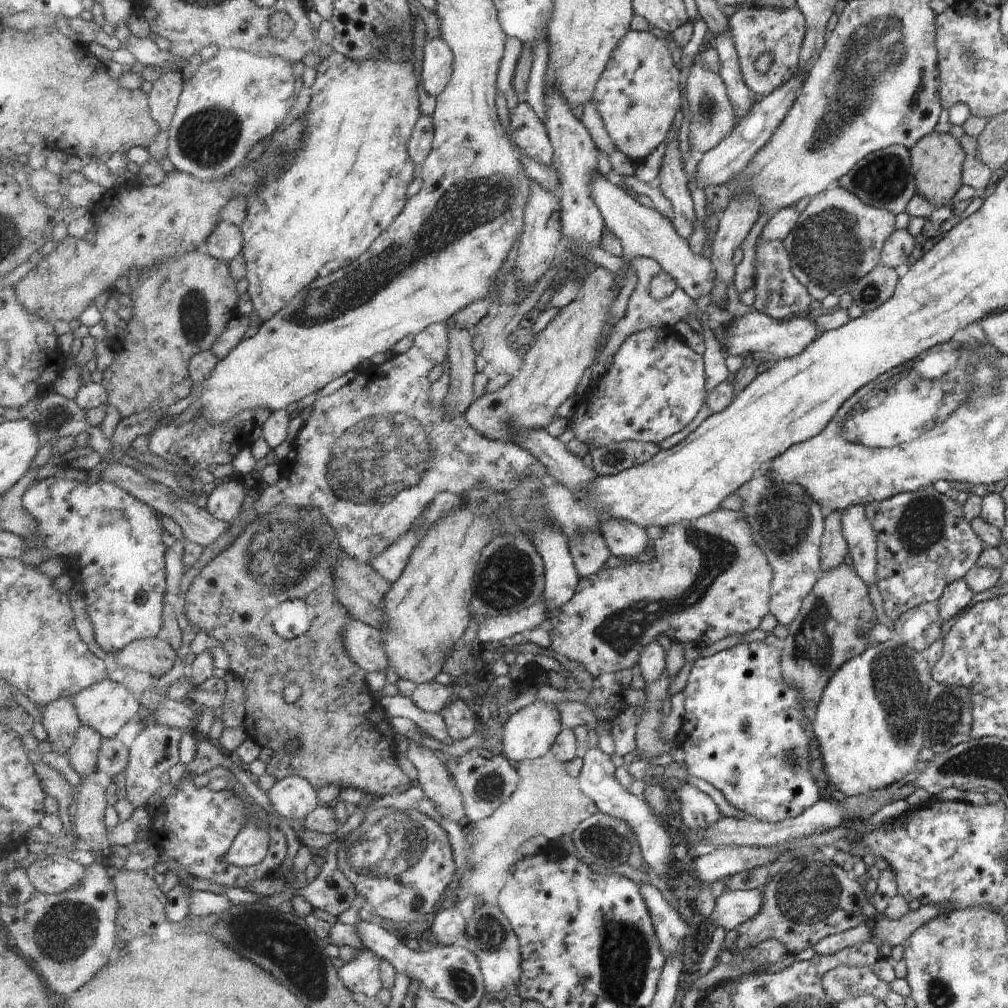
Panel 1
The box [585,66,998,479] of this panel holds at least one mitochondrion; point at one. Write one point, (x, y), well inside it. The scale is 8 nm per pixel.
(829, 252)

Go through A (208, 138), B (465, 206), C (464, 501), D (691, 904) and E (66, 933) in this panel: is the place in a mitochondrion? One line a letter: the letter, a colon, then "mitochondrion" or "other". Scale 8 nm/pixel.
A: mitochondrion
B: mitochondrion
C: other
D: other
E: mitochondrion

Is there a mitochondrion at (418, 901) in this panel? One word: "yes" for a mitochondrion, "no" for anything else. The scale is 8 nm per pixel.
yes

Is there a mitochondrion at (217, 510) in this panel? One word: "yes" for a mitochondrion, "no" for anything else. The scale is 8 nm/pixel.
no

